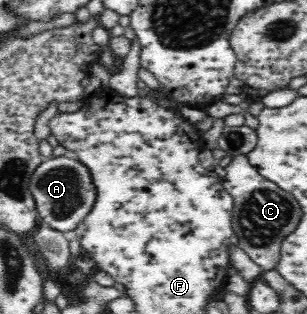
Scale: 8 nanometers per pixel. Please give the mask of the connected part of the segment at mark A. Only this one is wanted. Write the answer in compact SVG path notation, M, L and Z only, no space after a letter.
M67 155L44 159L29 180L29 190L36 205L39 226L48 226L62 233L75 230L93 209L96 201L95 189L87 167L74 157Z

